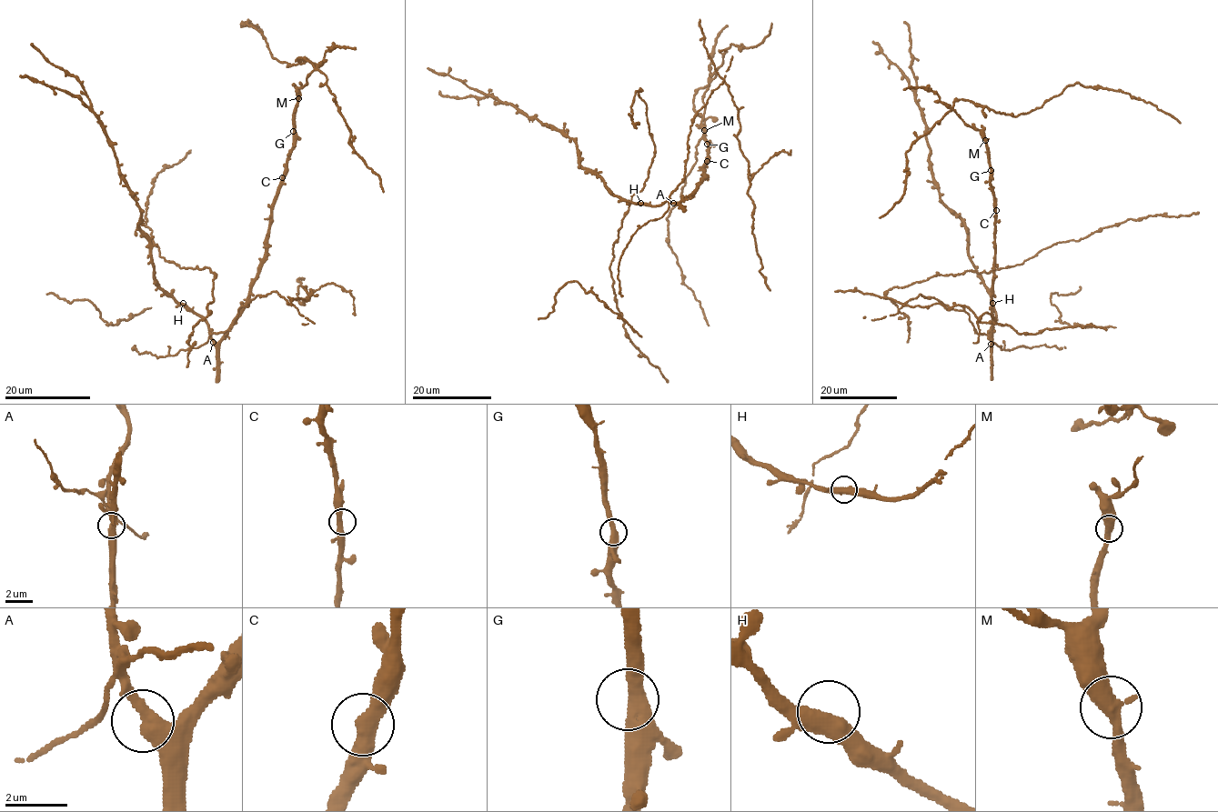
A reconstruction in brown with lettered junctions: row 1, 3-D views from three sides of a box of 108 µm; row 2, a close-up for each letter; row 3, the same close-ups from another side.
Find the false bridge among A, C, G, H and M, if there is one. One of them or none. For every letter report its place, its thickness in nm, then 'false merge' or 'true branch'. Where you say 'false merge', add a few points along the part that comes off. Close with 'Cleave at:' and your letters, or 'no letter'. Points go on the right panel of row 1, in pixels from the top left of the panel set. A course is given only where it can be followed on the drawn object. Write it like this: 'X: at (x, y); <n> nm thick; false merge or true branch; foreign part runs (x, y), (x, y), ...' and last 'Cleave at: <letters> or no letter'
A: at (991, 344); 400 nm thick; true branch
C: at (996, 210); 440 nm thick; true branch
G: at (991, 170); 480 nm thick; true branch
H: at (992, 303); 500 nm thick; true branch
M: at (985, 140); 460 nm thick; true branch
Cleave at: no letter

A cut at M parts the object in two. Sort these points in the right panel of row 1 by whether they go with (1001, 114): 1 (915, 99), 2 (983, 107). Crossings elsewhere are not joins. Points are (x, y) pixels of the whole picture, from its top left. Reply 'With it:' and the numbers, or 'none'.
With it: 1, 2

